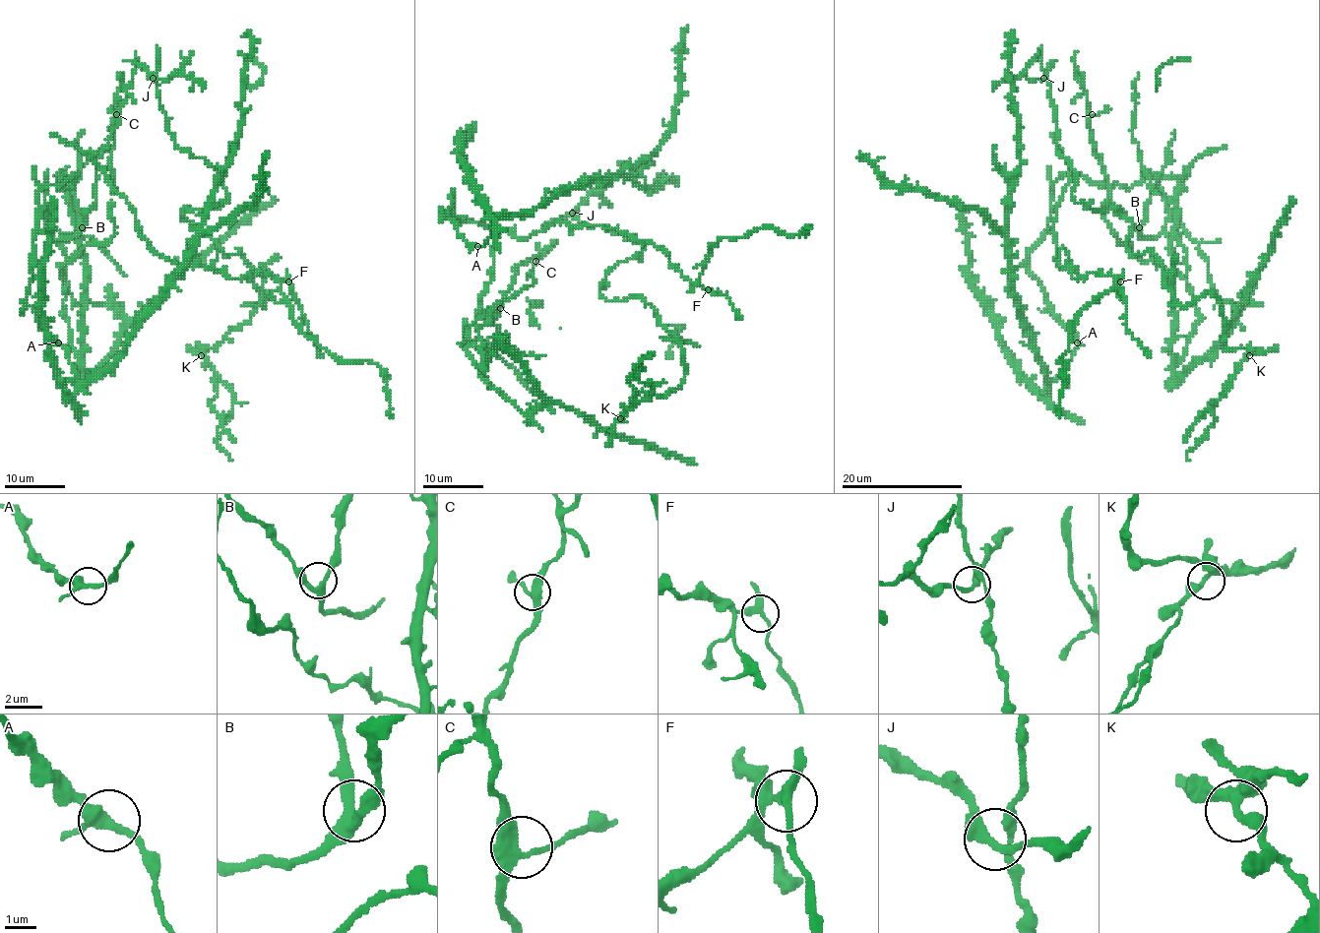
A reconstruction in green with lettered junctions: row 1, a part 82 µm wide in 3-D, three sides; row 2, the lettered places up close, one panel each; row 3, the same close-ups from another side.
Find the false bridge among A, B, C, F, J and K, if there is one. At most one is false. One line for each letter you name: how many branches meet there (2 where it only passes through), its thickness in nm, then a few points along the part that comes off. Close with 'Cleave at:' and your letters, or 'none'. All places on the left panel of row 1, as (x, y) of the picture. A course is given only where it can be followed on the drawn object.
F: 3 | 280 nm | (289, 280), (290, 293), (322, 358)
Cleave at: F

